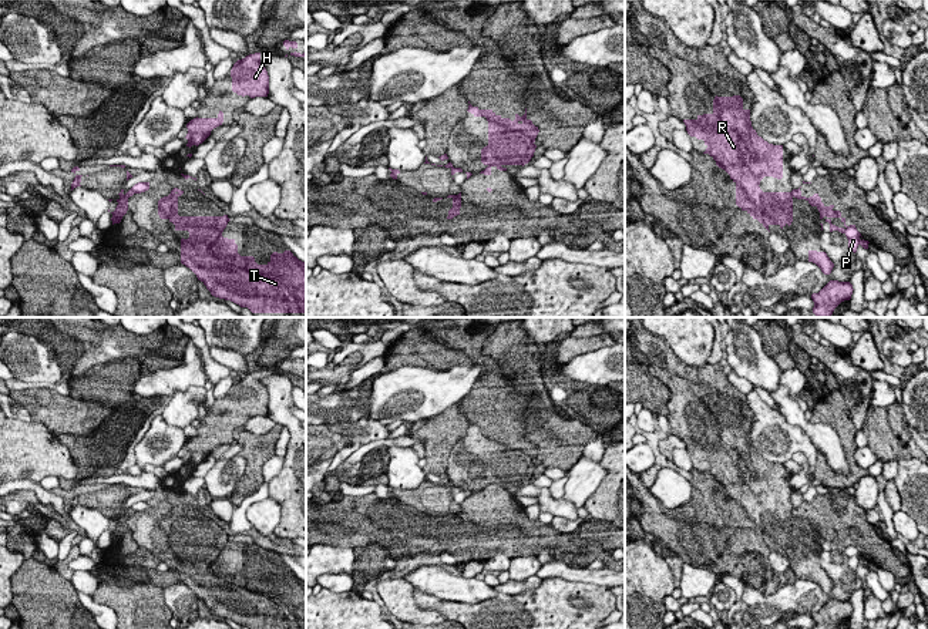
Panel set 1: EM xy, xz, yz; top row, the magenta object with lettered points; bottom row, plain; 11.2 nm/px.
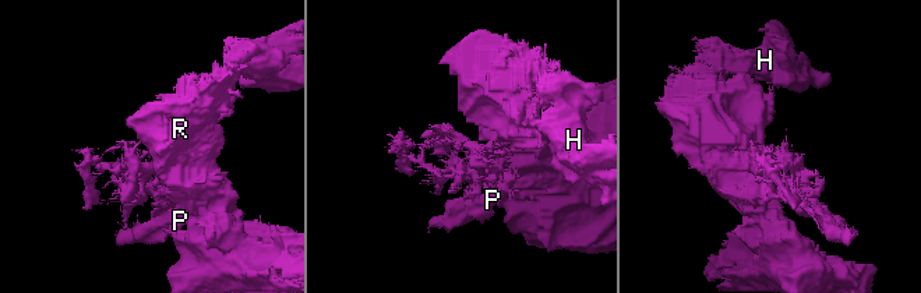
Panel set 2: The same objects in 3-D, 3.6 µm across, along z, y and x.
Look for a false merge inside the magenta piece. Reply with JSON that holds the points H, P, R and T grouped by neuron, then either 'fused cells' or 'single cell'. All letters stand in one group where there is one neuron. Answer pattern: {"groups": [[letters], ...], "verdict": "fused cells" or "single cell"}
{"groups": [["H", "R", "T"], ["P"]], "verdict": "fused cells"}

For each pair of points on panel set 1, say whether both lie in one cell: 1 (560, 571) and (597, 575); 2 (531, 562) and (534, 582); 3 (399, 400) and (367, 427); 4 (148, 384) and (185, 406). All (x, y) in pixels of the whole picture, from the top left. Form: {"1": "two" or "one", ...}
{"1": "one", "2": "two", "3": "two", "4": "two"}

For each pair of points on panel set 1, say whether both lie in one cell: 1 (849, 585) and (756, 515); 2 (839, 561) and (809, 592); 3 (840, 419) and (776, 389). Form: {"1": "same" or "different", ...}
{"1": "different", "2": "same", "3": "different"}

